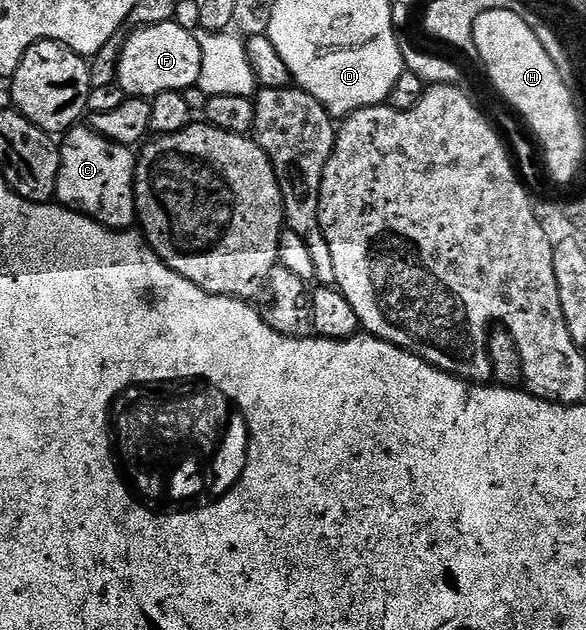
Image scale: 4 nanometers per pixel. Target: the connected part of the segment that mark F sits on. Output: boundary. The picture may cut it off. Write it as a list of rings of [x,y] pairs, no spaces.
[[[177,21],[153,26],[142,26],[134,30],[134,35],[125,43],[121,51],[121,60],[115,63],[115,83],[129,97],[140,97],[152,100],[153,96],[168,91],[184,93],[189,87],[198,86],[200,77],[201,51],[198,36],[185,27],[180,27]]]

